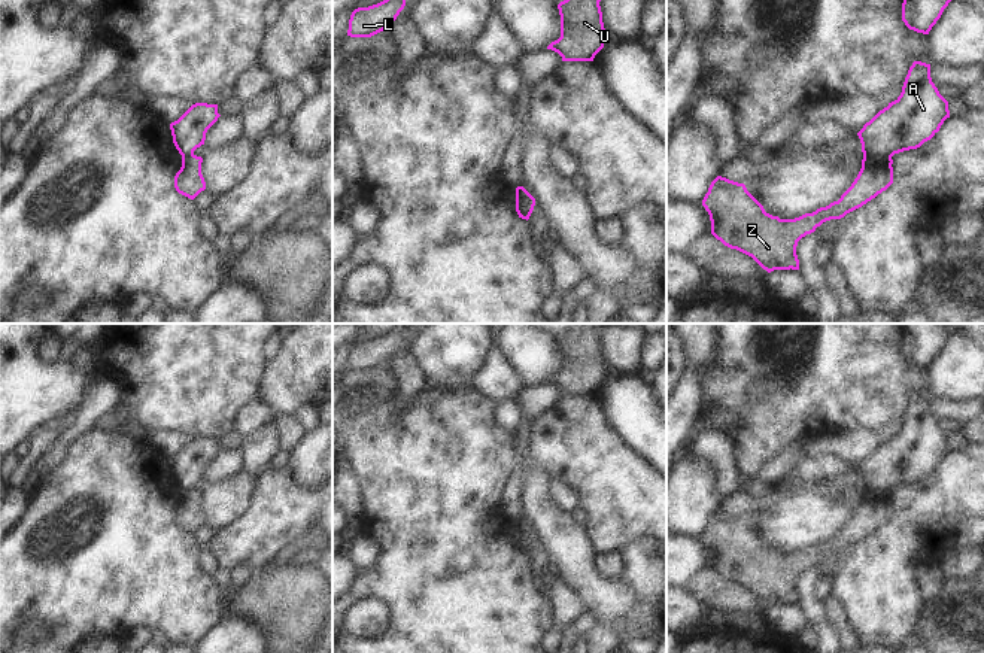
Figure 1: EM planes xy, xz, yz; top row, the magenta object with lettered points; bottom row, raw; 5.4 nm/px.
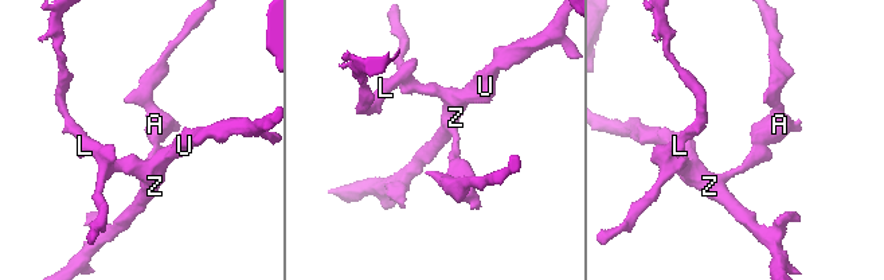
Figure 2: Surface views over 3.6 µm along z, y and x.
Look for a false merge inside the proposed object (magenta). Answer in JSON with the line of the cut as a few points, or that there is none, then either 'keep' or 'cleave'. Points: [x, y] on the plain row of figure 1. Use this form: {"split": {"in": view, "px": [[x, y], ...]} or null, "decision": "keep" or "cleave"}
{"split": {"in": "yz", "px": [[863, 489], [890, 491]]}, "decision": "cleave"}

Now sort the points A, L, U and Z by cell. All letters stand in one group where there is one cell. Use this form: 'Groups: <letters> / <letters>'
Groups: A / L U Z

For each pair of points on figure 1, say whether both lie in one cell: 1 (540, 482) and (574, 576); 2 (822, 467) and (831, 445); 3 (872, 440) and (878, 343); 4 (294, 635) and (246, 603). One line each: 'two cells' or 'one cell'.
1: one cell
2: two cells
3: two cells
4: one cell

